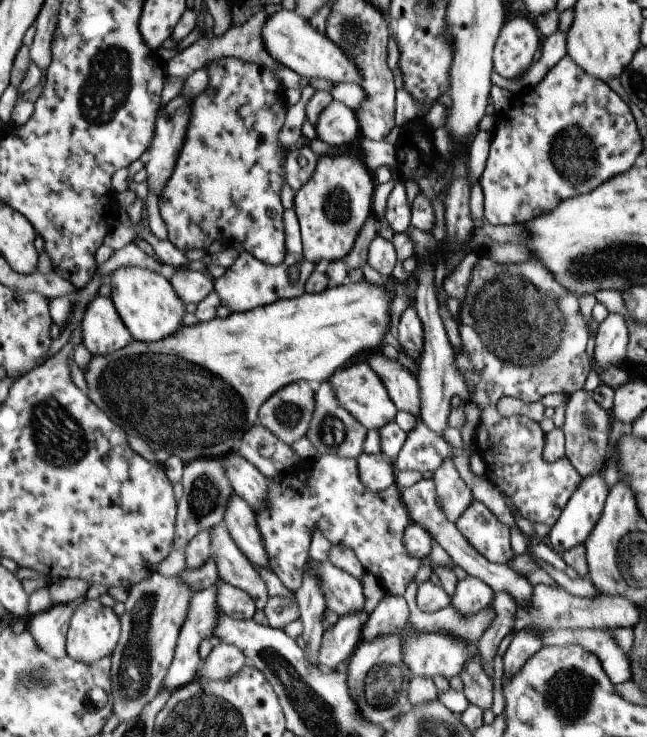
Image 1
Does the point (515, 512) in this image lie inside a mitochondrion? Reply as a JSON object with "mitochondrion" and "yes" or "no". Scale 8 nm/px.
{"mitochondrion":"no"}

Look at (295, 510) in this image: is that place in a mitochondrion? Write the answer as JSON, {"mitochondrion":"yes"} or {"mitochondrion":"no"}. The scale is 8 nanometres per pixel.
{"mitochondrion":"no"}

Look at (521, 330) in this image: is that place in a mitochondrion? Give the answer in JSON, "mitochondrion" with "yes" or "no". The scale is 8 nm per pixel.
{"mitochondrion":"yes"}

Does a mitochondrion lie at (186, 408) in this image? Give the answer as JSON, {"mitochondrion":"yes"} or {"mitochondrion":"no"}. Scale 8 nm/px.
{"mitochondrion":"yes"}

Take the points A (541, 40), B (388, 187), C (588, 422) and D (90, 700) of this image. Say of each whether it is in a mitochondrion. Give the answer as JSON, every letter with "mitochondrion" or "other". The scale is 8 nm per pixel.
{"A":"other","B":"other","C":"mitochondrion","D":"mitochondrion"}

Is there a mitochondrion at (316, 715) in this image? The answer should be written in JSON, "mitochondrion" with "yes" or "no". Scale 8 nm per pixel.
{"mitochondrion":"yes"}

